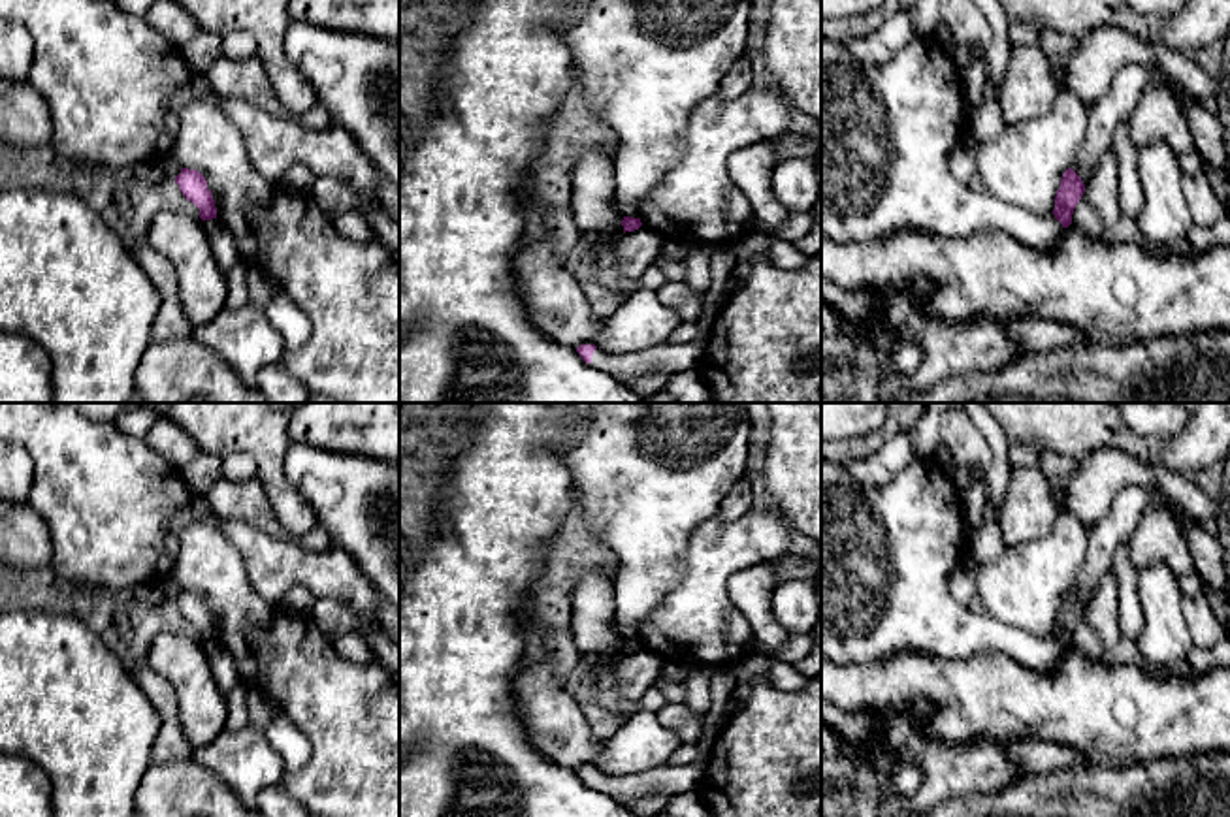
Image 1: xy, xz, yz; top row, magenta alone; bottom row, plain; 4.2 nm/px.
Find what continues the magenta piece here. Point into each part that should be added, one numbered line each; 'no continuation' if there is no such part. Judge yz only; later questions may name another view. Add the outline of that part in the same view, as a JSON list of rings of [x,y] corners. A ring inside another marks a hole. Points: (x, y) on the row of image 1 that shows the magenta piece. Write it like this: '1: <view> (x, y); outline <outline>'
no continuation

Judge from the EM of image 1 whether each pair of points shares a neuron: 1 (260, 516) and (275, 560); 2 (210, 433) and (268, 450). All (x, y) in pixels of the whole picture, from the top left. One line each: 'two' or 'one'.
1: two
2: one

